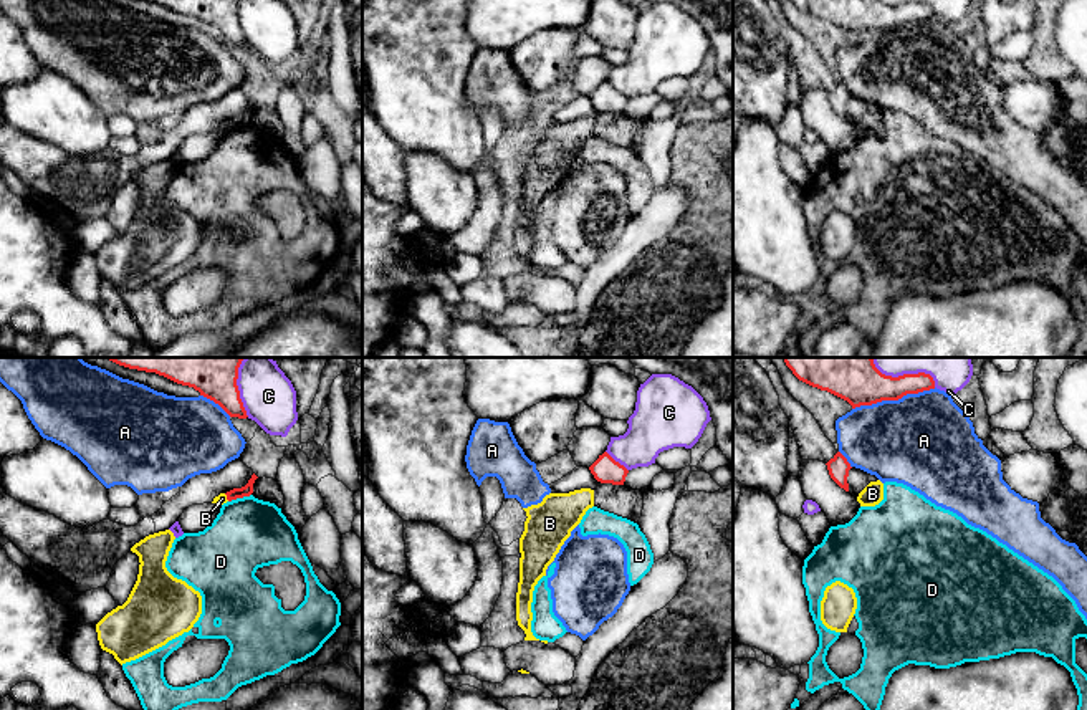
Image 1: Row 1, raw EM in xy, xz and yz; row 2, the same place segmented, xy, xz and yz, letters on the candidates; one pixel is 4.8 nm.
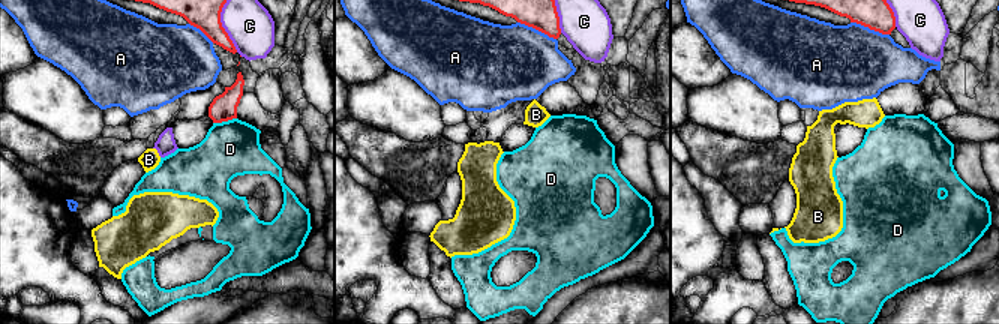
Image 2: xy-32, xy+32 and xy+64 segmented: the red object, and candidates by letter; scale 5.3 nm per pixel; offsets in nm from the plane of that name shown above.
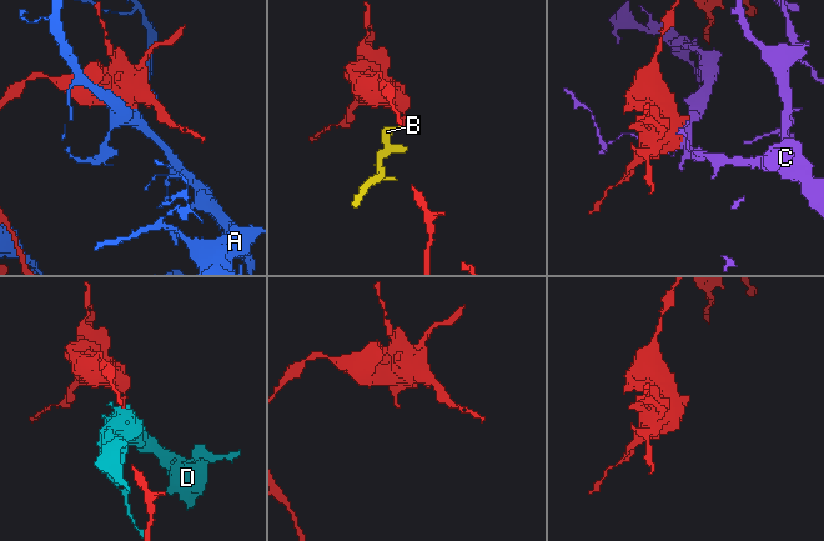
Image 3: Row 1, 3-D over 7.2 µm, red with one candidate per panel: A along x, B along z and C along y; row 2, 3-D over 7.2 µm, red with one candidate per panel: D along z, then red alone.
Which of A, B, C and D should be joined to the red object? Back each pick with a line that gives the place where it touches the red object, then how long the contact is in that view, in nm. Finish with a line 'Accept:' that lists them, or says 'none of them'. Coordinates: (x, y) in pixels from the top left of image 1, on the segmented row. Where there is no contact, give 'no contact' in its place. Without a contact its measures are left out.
Accept: none of them

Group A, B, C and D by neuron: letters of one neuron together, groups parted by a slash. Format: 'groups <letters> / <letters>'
groups A / B / C / D

